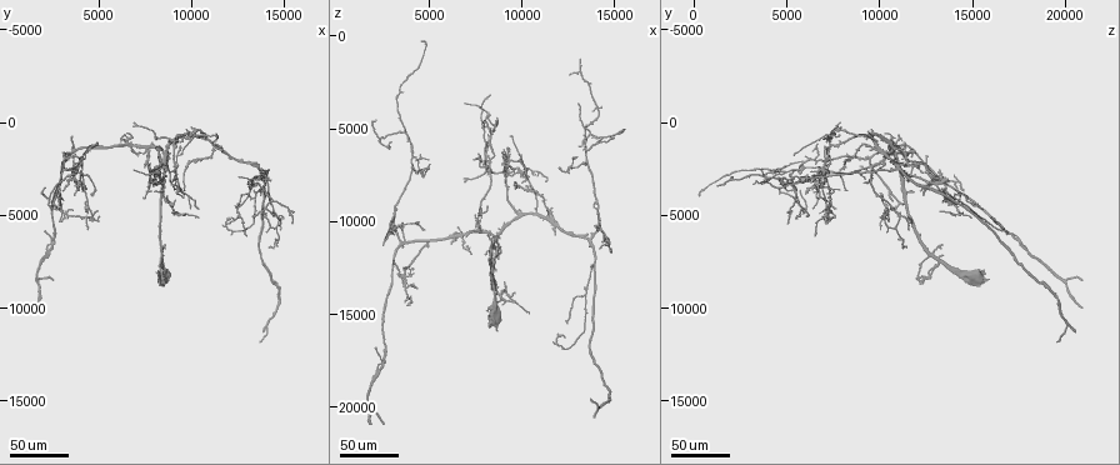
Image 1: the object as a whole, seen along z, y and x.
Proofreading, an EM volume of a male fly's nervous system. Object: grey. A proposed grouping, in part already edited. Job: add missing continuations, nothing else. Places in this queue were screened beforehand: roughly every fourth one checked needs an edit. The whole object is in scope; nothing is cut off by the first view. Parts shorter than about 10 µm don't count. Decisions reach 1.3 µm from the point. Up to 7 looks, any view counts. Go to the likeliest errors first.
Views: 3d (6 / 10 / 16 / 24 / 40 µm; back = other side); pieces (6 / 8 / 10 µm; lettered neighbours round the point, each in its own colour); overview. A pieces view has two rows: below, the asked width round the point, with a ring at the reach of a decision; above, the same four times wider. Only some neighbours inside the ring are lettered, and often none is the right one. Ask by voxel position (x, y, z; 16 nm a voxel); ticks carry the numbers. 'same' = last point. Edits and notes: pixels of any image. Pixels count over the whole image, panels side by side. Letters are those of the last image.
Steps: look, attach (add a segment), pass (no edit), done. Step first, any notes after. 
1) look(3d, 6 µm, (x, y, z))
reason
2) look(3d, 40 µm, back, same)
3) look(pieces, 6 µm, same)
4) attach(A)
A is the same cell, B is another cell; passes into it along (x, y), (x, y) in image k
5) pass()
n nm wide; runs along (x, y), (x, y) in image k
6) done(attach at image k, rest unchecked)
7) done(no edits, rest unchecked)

look(3d, 40 µm, (13000, 3600, 1200))
long arm stops here

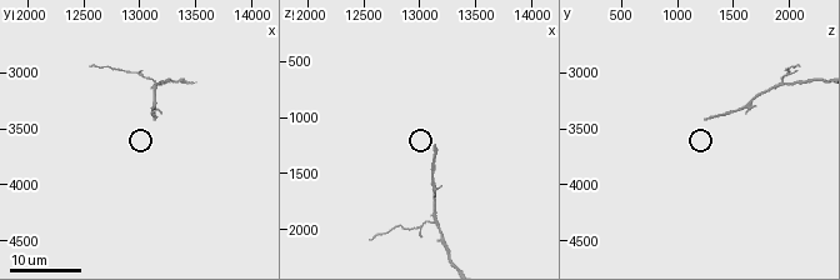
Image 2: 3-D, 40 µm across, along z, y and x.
look(pieces, 8 µm, (13120, 3440, 1260))

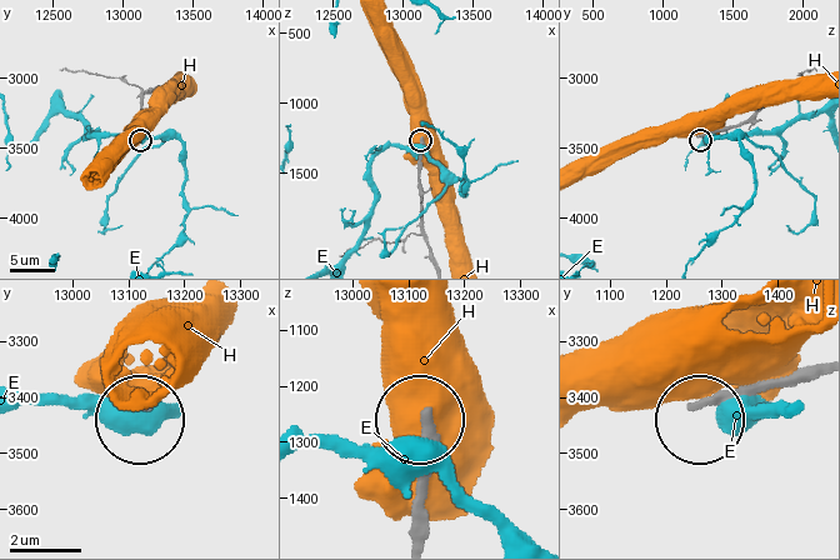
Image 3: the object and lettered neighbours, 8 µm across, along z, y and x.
pass()
250 nm wide; E and H are other cells; runs along (815, 364), (701, 403) in image 3; none of them fits

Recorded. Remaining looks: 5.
look(3d, 40 µm, (9800, 400, 9400))
branch stops here

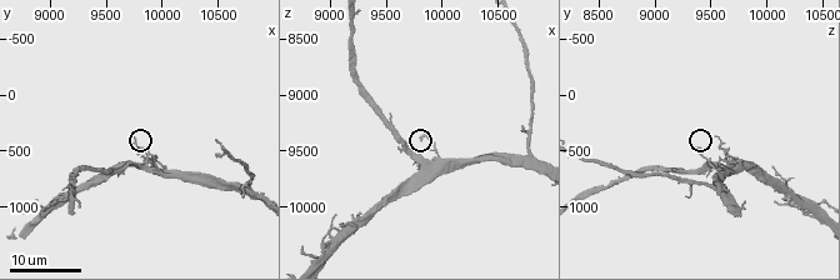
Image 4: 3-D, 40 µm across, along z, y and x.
look(pieces, 8 µm, (9820, 460, 9380))

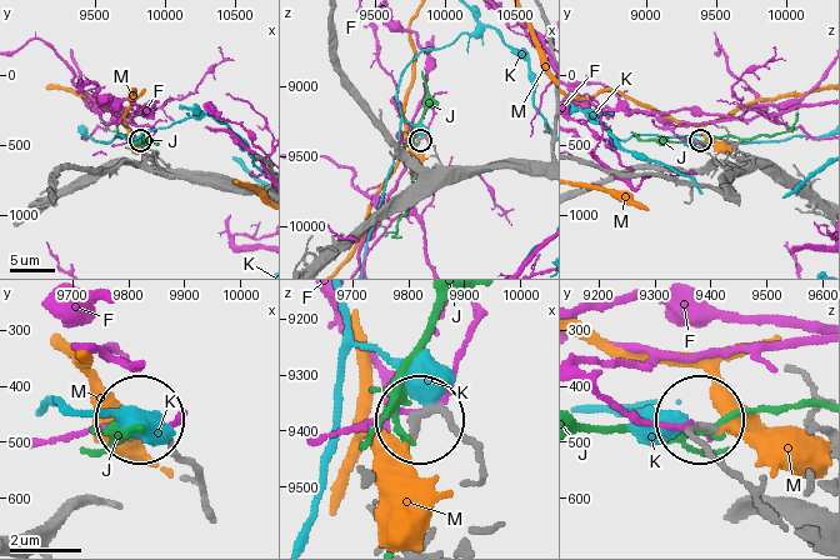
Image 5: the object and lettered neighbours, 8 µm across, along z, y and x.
pass()
F, J, K and M are other cells; runs along (334, 256), (435, 163), (435, 149), (421, 140) in image 5; none of them fits

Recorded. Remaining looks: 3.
look(3d, 40 µm, (8800, 2800, 6400))
an open end

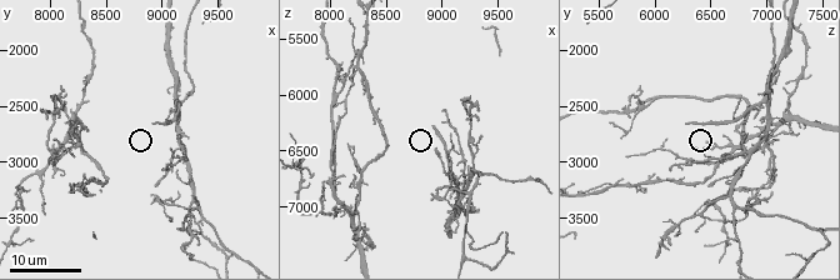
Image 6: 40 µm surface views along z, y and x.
look(pieces, 8 µm, (8920, 2660, 6260))

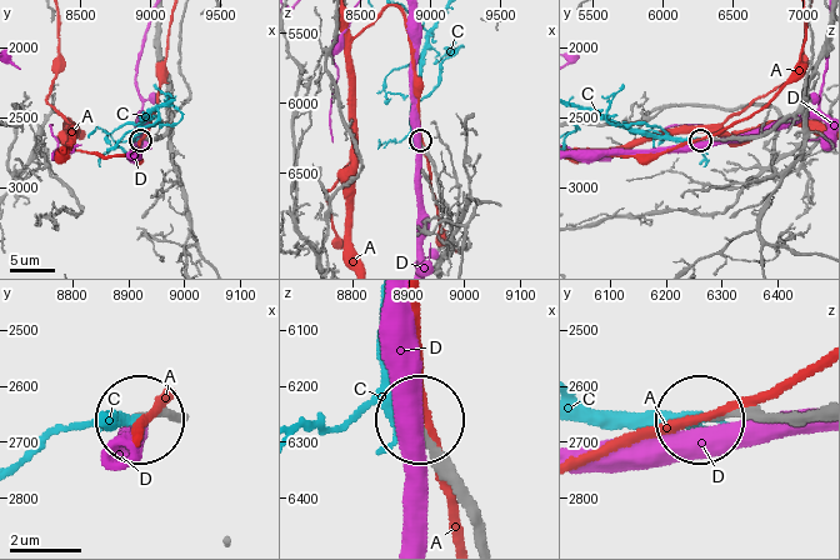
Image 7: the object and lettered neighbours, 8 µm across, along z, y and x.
attach(C)
210 nm wide; C is the same cell, A and D are other cells; passes into it along (799, 413), (586, 413) in image 7; the neuron continues

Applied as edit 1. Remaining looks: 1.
done(attach at image 7, rest unchecked)

